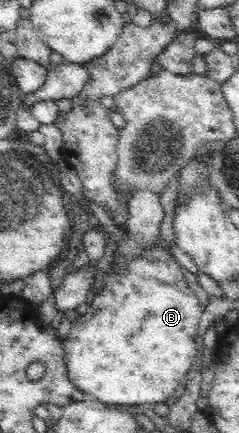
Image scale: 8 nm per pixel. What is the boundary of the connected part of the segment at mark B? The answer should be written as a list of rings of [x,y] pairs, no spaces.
[[[158,246],[142,251],[139,257],[126,264],[126,274],[112,276],[104,292],[94,295],[94,302],[89,302],[86,314],[76,320],[66,342],[62,341],[68,380],[87,397],[104,404],[132,406],[164,402],[187,378],[197,357],[195,342],[201,313],[198,299],[186,283],[176,258]]]

